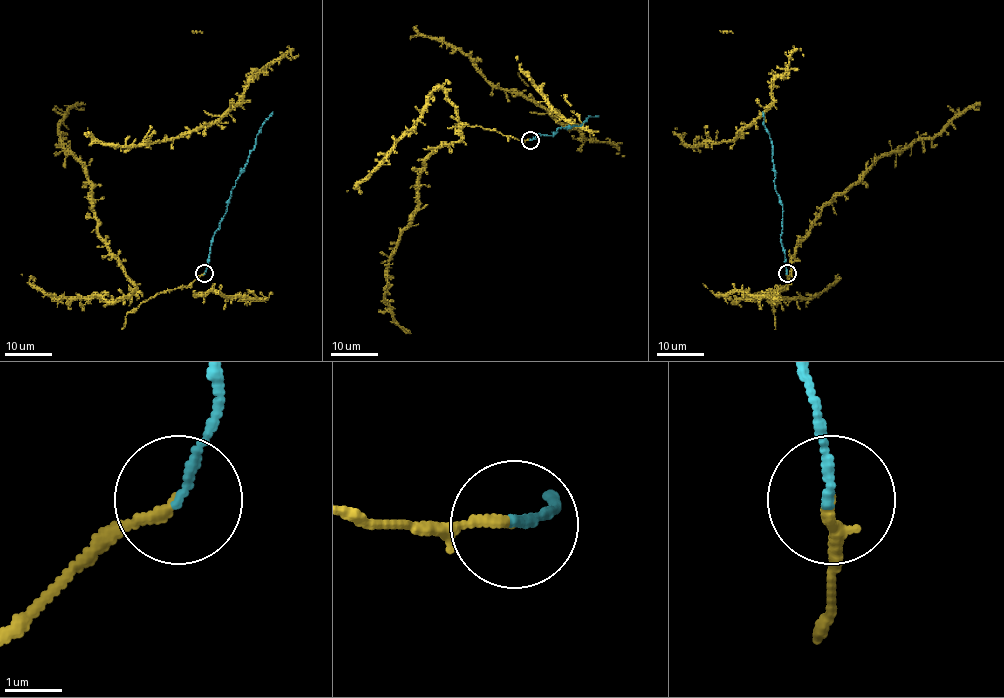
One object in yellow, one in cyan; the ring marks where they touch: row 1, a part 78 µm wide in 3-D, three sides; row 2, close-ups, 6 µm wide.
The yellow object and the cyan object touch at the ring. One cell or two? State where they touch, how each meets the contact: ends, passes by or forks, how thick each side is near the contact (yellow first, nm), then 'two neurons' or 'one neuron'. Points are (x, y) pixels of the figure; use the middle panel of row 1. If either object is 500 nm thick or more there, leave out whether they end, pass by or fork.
place (530, 140); yellow ends; cyan ends; calibres 150 and 130 nm; one neuron

